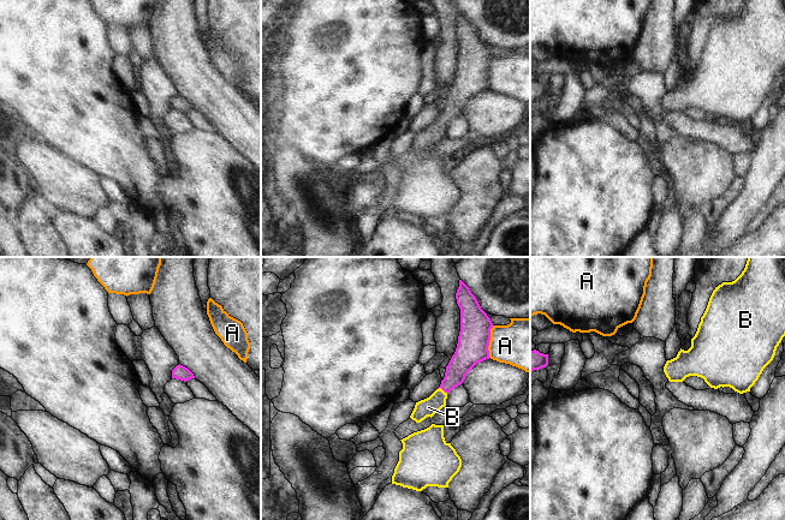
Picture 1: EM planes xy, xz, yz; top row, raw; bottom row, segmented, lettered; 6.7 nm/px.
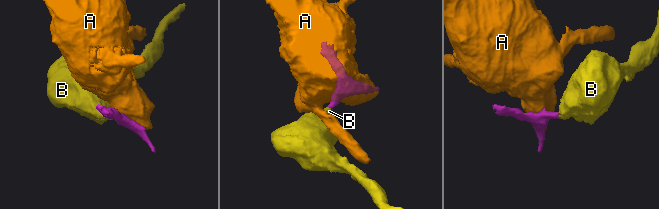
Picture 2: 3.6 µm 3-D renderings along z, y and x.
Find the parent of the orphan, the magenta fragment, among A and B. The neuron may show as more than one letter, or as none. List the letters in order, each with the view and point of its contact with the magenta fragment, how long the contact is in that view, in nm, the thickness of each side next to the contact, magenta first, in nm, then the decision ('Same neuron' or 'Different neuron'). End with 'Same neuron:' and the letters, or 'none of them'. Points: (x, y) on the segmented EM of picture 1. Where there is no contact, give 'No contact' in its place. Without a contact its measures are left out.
A: Touches magenta at xz (489, 340). Shared border 220 nm. Thickness 220 nm (magenta) against 340 nm. Different neuron
B: Touches magenta at xz (442, 389). Shared border 80 nm. Thickness 160 nm (magenta) against 120 nm. Same neuron
Same neuron: B.

